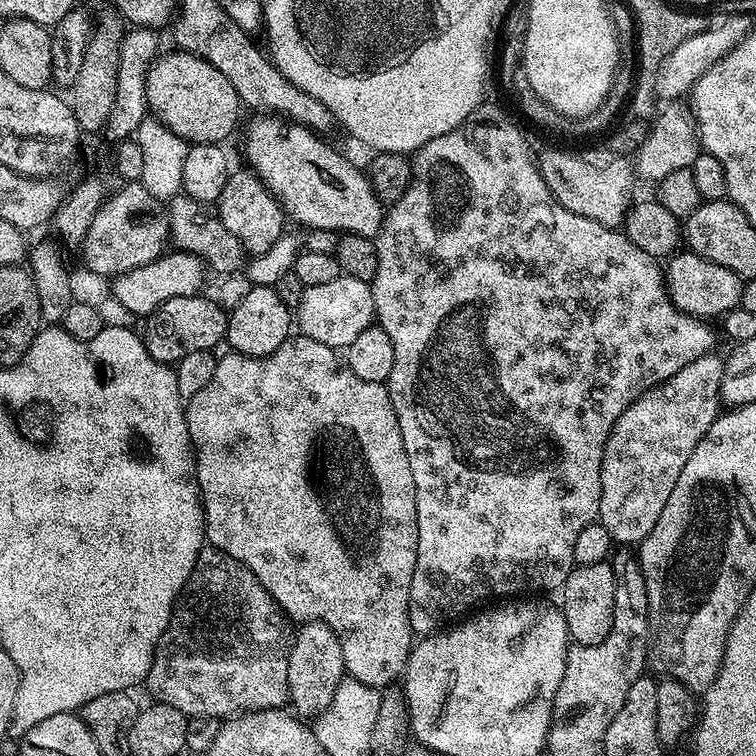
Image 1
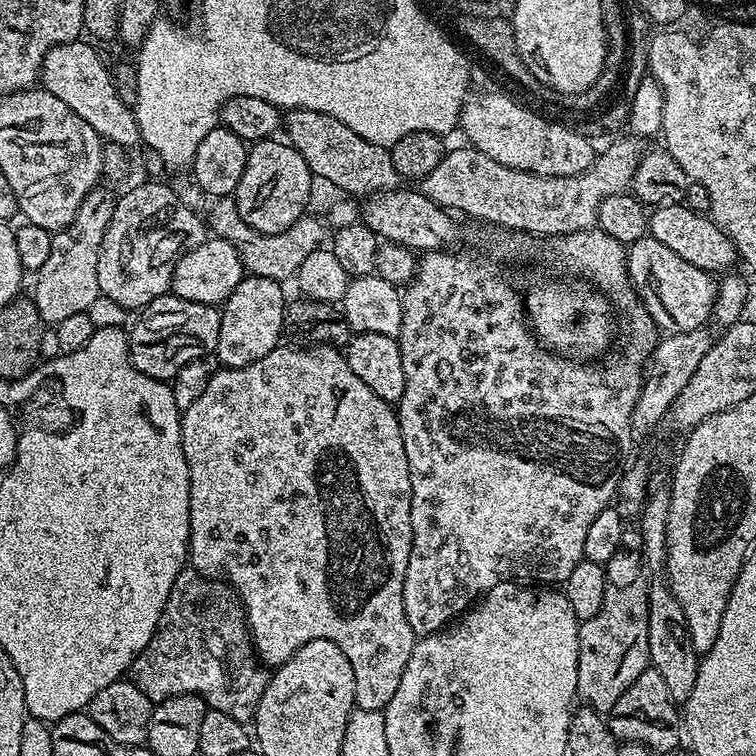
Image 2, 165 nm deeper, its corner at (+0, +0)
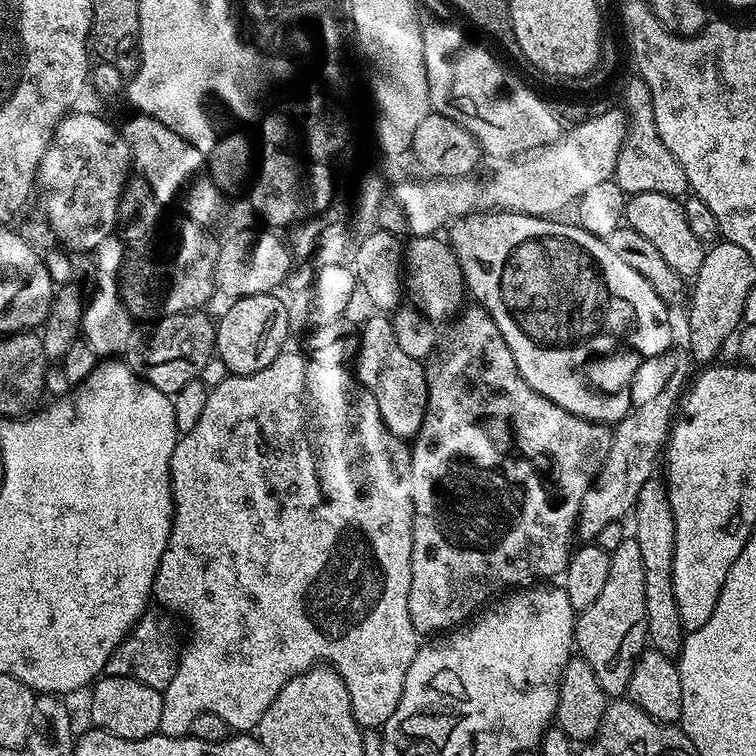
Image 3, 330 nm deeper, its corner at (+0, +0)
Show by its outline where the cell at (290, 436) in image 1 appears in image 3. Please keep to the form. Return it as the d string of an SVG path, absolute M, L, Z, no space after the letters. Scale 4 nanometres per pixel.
M285 350L281 352L270 366L258 370L254 374L245 376L225 375L225 380L220 380L215 385L211 385L208 397L206 398L206 407L202 410L198 423L195 424L194 430L183 433L177 439L172 457L170 458L170 482L172 483L172 529L170 538L166 542L166 550L162 550L162 558L158 562L156 577L152 583L155 603L160 603L164 608L173 608L176 612L181 612L188 619L188 628L192 633L188 636L188 645L181 647L178 652L176 661L176 672L172 675L172 681L168 687L163 689L162 695L162 722L160 723L159 735L161 736L187 736L191 733L194 718L198 714L218 714L228 723L229 729L235 730L240 734L248 734L257 727L262 716L266 713L267 708L278 697L279 691L291 679L294 679L302 672L310 671L316 665L327 665L335 669L335 672L342 678L346 690L349 691L350 702L352 703L353 717L364 730L383 729L384 723L398 710L398 702L402 698L402 690L406 682L406 670L410 670L410 662L414 662L416 650L418 647L418 633L414 622L410 622L410 558L412 557L412 531L414 530L414 486L410 478L410 466L412 465L412 449L405 441L399 440L390 430L386 430L386 422L378 414L378 402L374 402L374 394L361 386L360 381L345 366L322 366L314 362L307 355L299 356L296 352Z

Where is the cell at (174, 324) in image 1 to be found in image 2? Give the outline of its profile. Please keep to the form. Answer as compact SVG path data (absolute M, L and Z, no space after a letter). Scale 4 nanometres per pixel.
M165 294L143 309L140 321L131 325L132 332L127 333L128 359L142 374L155 380L171 382L182 370L182 366L190 366L190 362L204 360L215 353L220 329L219 307L190 302L178 298L175 294Z

